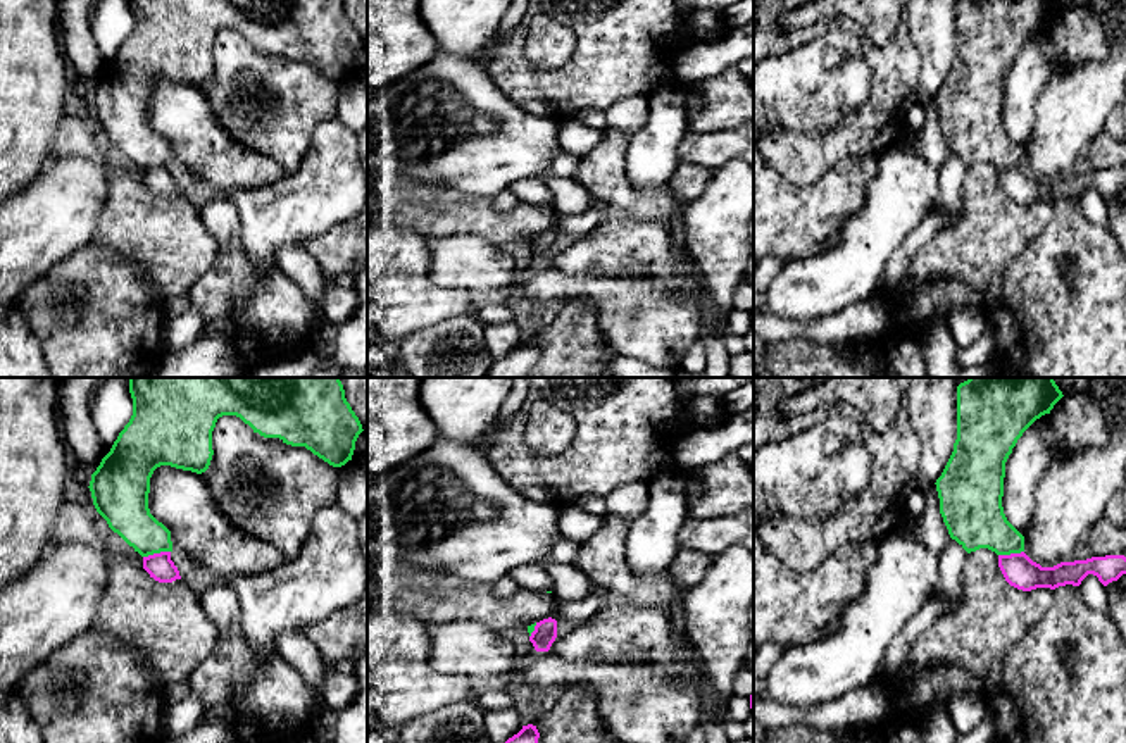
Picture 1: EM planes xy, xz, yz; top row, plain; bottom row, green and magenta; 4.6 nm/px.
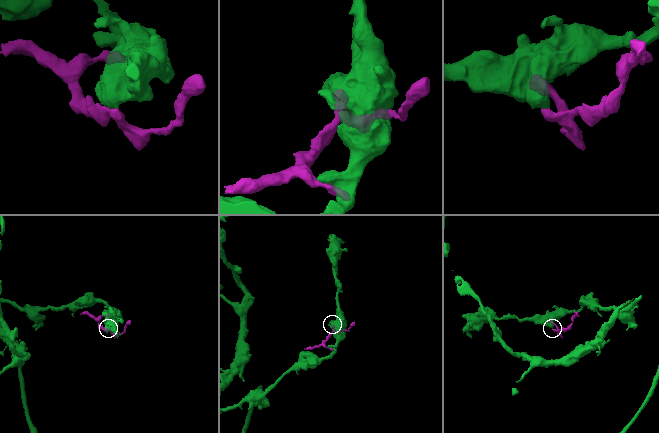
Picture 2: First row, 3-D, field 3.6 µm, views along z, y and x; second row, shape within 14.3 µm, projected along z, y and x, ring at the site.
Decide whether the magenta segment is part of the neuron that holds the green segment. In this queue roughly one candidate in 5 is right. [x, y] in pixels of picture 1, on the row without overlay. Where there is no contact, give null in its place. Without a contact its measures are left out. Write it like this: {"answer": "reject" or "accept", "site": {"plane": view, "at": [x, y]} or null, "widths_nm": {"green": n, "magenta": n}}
{"answer": "reject", "site": {"plane": "xy", "at": [156, 166]}, "widths_nm": {"green": 220, "magenta": 120}}

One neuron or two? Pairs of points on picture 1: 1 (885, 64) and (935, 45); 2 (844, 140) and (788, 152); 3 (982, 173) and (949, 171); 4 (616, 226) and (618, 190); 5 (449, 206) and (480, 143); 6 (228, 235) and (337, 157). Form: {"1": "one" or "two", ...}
{"1": "two", "2": "one", "3": "two", "4": "two", "5": "two", "6": "two"}

